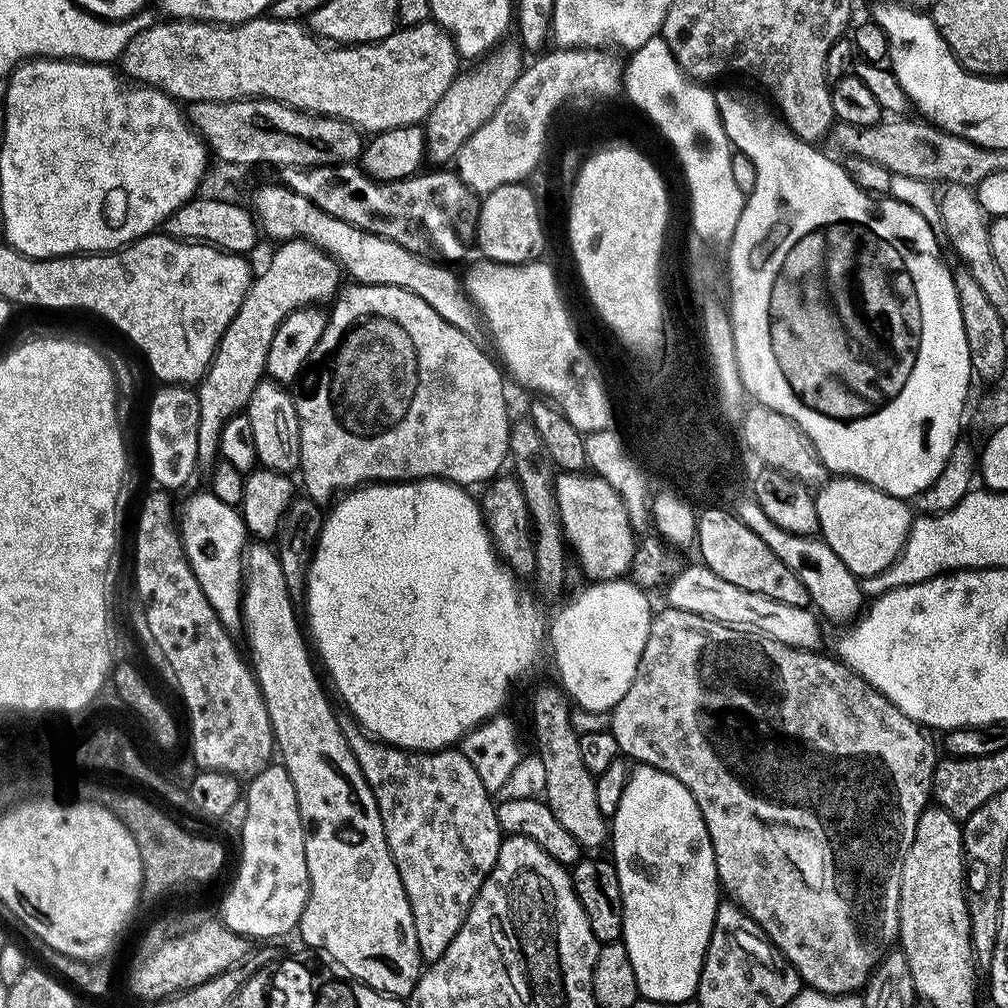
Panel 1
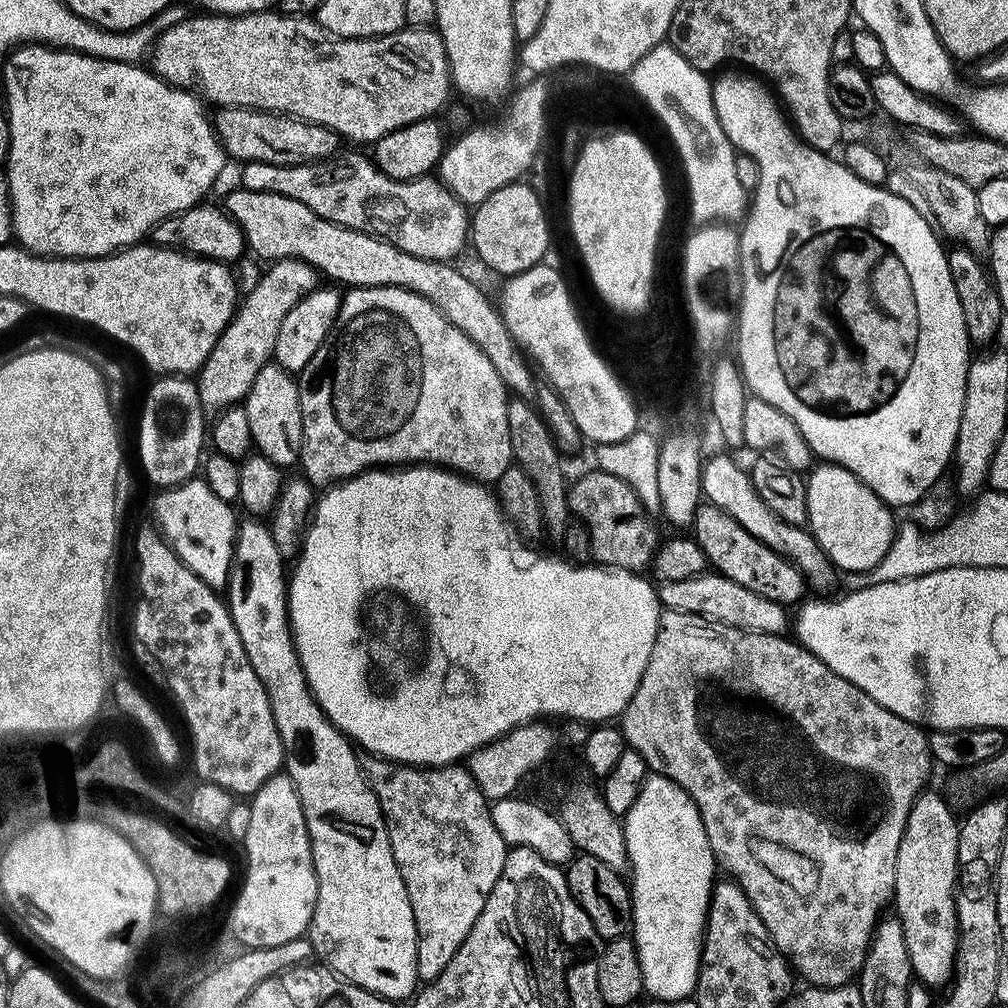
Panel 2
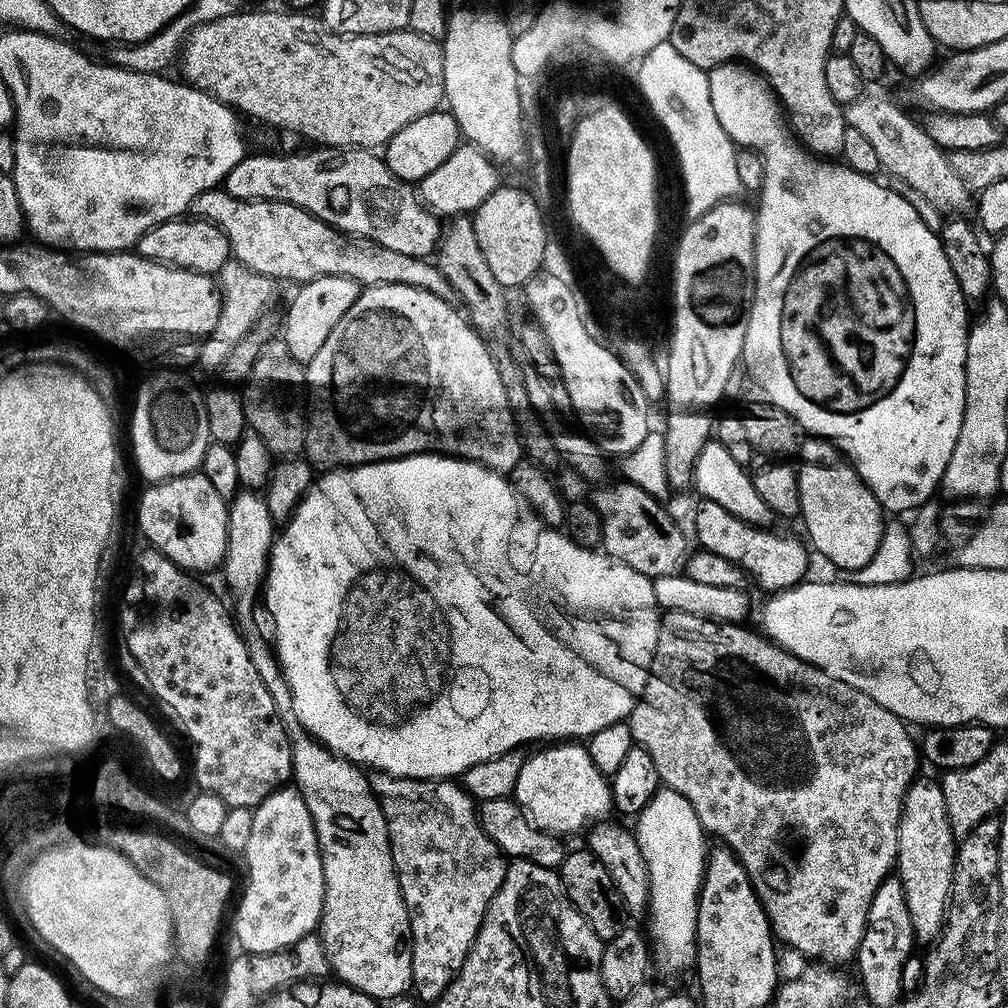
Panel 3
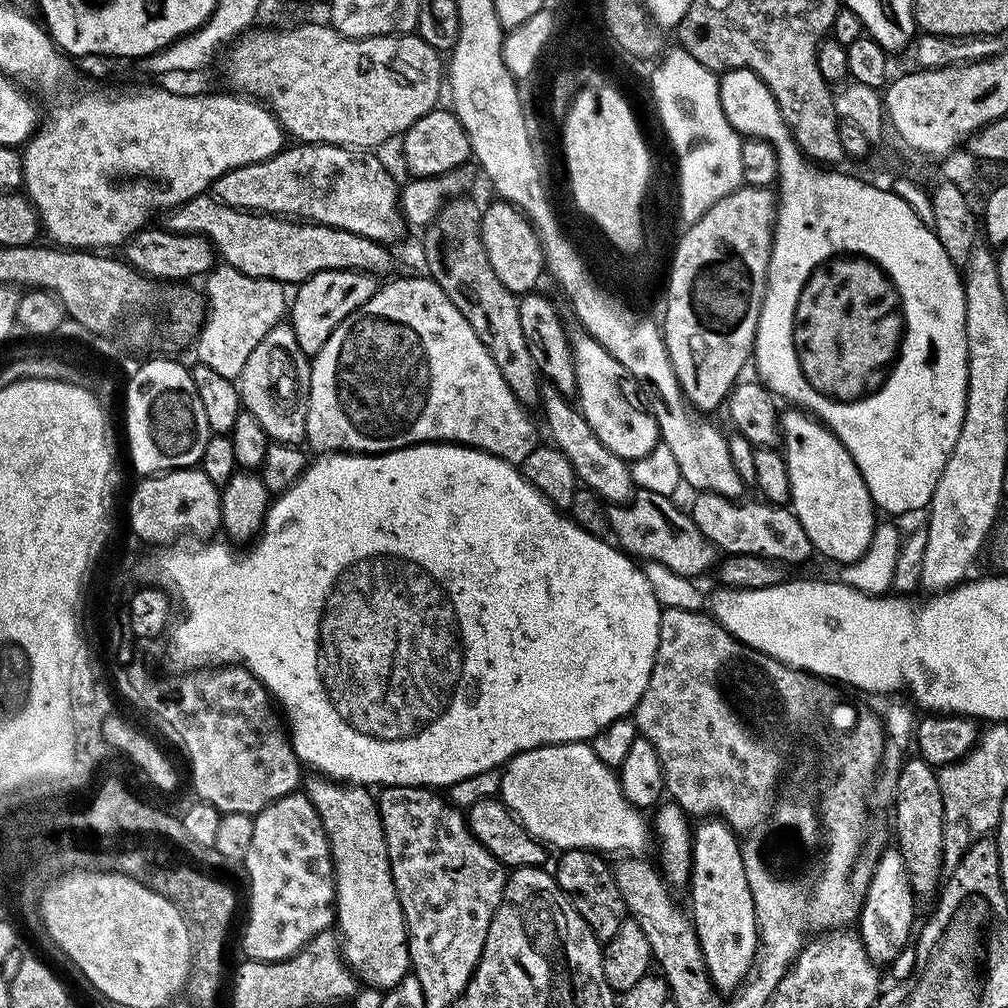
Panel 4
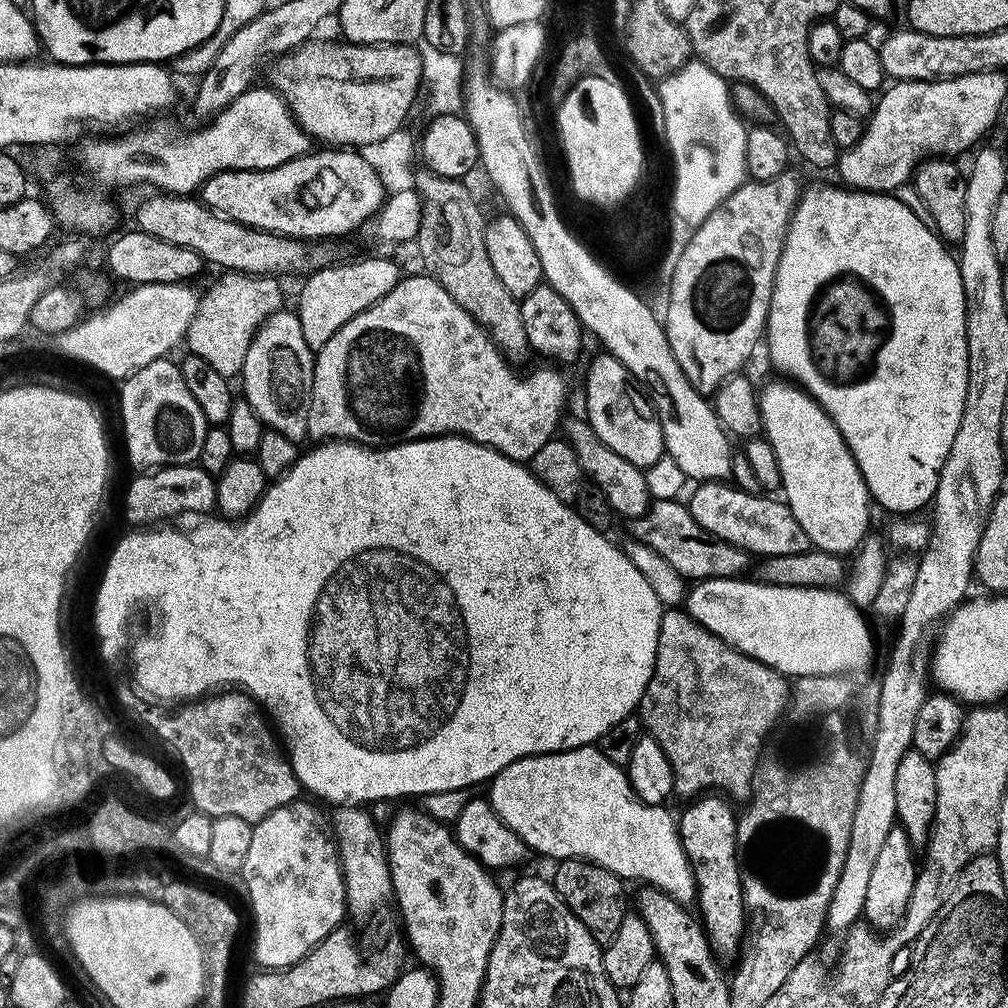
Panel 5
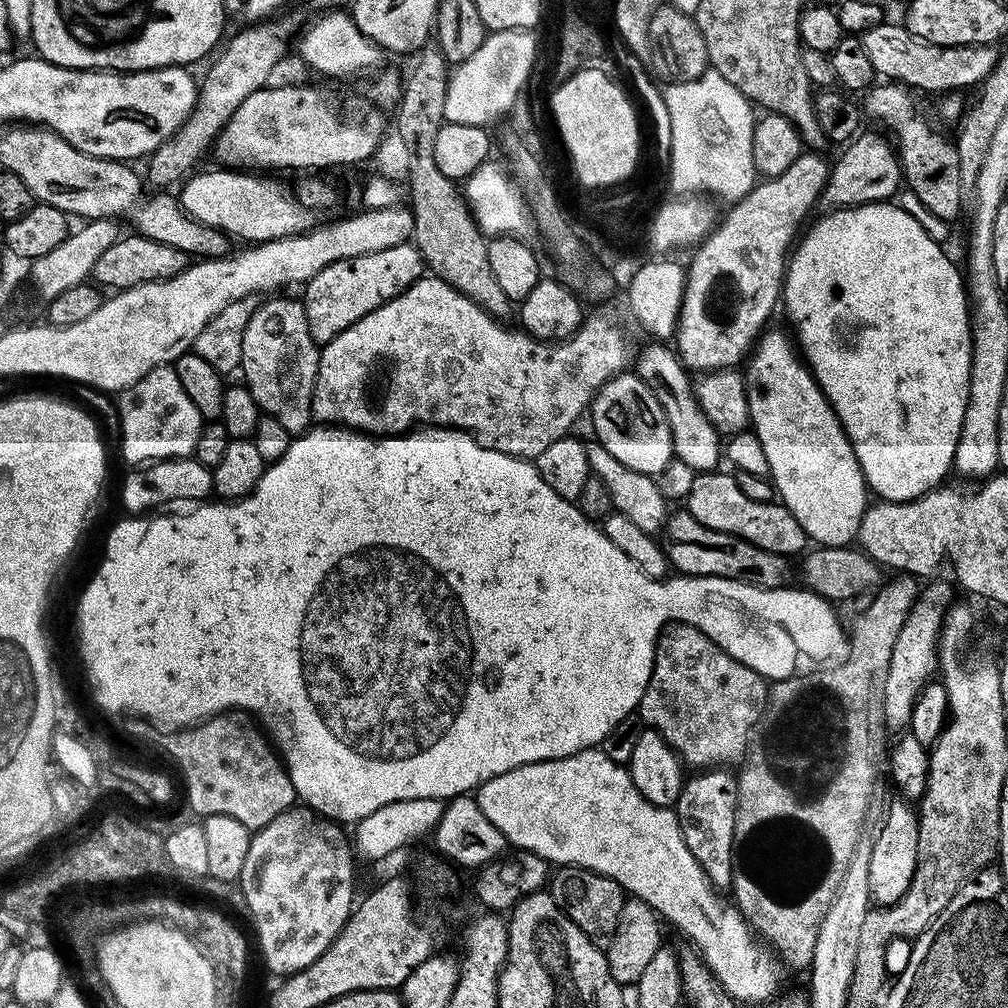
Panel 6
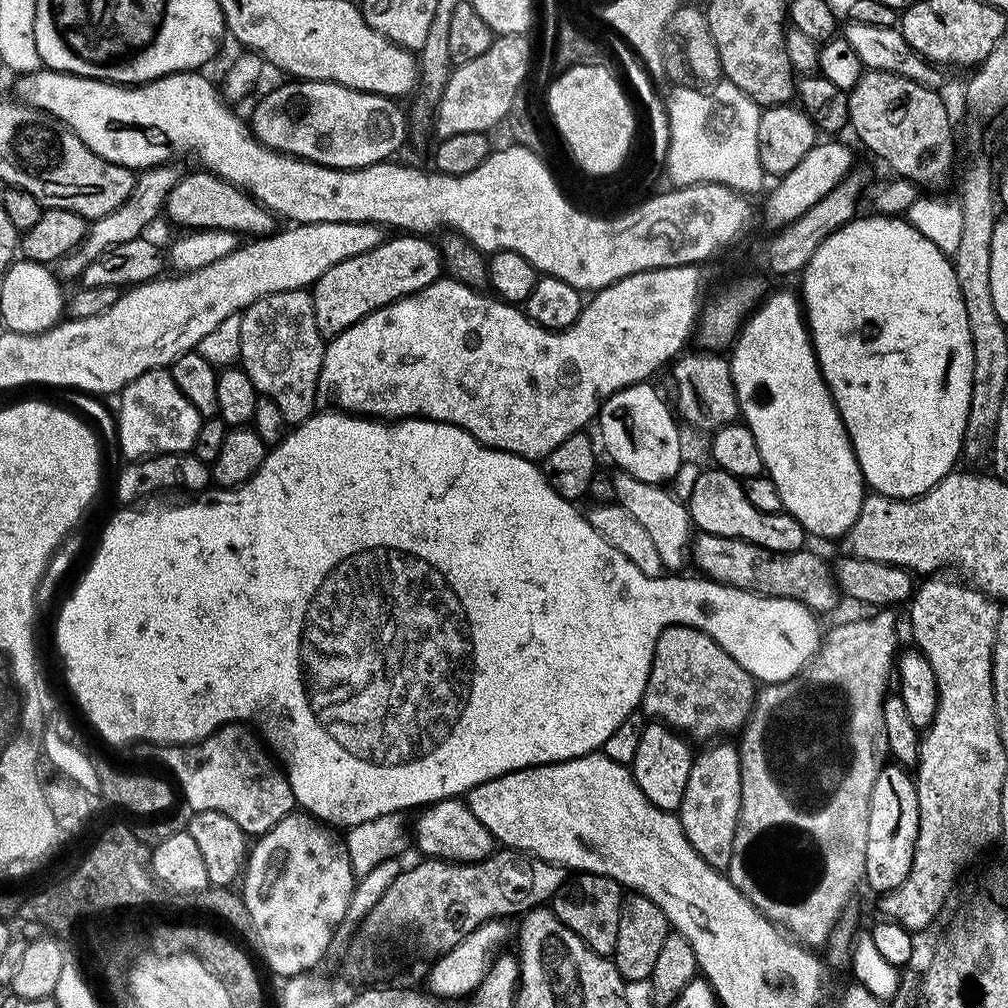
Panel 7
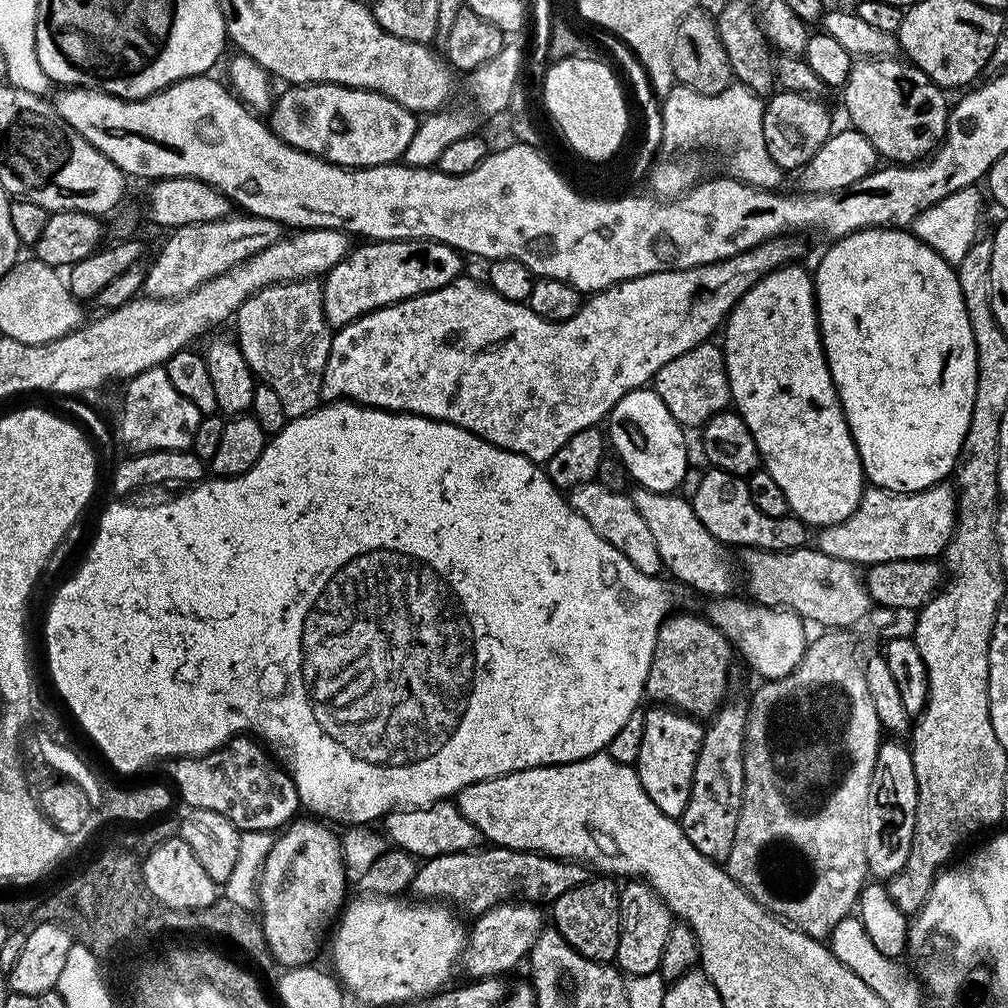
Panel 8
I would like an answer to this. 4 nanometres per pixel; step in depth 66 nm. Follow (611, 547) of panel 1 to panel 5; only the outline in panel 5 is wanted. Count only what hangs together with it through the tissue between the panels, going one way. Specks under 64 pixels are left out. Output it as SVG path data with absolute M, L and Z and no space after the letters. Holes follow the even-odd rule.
M679 499L655 500L648 505L646 514L631 521L631 539L642 542L647 548L654 549L685 581L699 582L702 580L727 580L741 575L740 572L750 561L749 553L743 548L734 546L714 534L710 530L702 530L698 522L688 512L687 503Z

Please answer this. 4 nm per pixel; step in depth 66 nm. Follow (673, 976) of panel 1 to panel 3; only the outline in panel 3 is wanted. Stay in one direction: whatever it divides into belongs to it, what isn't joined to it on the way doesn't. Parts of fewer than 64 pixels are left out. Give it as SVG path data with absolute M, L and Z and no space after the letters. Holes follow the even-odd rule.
M661 786L635 817L634 835L648 867L647 935L654 964L664 972L684 972L696 958L696 923L700 887L704 881L704 861L710 851L704 845L706 833L694 814L694 806L678 794Z

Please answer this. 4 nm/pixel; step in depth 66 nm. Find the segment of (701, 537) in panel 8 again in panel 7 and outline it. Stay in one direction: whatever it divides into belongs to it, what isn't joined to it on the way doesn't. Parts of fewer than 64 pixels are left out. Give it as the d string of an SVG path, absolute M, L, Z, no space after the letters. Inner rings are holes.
M617 471L612 481L616 491L615 503L622 505L646 529L646 534L650 534L650 542L654 542L658 549L658 558L662 558L665 569L683 569L680 567L684 560L686 564L686 549L694 536L694 525L687 503L676 497L665 485L642 482L642 478L634 478L634 474L629 472Z

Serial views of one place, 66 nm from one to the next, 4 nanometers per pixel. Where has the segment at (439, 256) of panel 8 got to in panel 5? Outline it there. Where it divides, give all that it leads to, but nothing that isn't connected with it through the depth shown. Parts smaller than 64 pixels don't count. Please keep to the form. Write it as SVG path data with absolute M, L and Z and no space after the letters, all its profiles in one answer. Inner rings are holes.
M368 256L365 260L352 260L349 264L332 264L329 268L318 269L301 286L300 297L297 298L296 305L294 305L298 322L302 324L302 338L306 338L306 346L310 346L314 350L326 346L326 342L330 342L330 338L334 338L334 334L338 334L338 330L342 330L342 326L346 326L346 322L350 322L350 318L362 314L362 310L374 306L374 302L378 302L383 296L390 294L390 290L394 290L394 286L401 278L402 271L400 272L399 266L384 256Z

